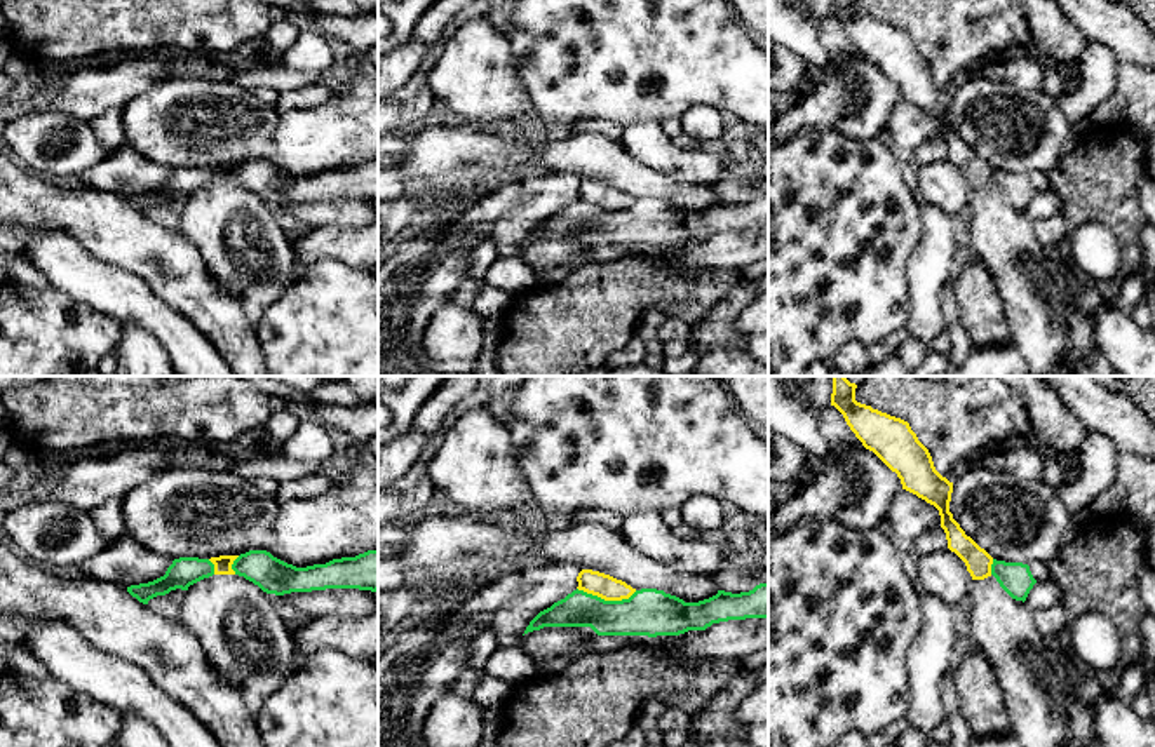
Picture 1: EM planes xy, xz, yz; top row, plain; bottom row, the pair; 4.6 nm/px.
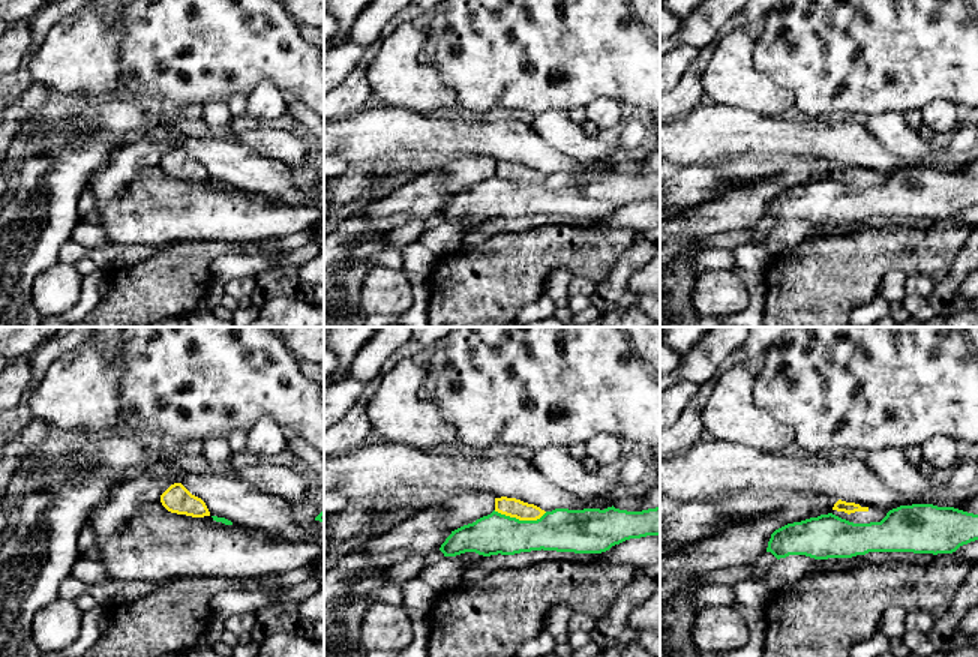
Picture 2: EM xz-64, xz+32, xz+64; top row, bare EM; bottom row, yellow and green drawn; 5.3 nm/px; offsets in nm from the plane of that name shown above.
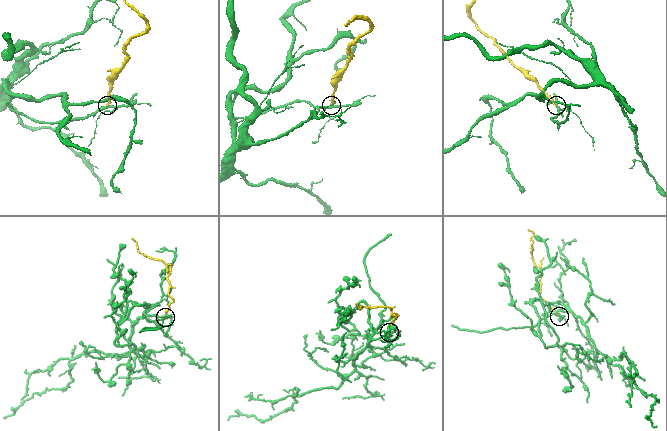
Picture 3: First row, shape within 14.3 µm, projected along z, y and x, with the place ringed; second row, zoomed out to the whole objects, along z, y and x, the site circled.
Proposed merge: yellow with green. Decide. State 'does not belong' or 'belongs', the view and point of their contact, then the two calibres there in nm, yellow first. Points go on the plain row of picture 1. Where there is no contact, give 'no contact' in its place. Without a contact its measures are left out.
does not belong; contact xz (607, 209); calibres 120 and 220 nm

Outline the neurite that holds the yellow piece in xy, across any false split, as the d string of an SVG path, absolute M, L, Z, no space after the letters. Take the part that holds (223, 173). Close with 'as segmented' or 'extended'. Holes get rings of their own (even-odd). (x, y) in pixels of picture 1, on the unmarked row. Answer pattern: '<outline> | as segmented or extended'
M237 167L209 169L214 185L188 197L179 232L199 249L211 275L240 296L253 284L289 279L296 256L289 223L232 179Z | extended

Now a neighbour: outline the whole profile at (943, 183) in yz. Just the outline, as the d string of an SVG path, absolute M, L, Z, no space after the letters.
M949 158L920 165L918 185L925 202L949 216L965 216L974 192L965 172Z

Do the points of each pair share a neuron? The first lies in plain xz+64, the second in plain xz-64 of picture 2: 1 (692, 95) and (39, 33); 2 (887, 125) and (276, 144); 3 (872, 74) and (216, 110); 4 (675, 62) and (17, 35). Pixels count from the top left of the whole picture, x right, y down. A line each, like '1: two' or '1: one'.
1: one
2: one
3: two
4: one

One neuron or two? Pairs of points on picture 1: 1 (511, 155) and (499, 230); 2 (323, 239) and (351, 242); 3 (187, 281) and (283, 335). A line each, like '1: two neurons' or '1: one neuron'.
1: two neurons
2: one neuron
3: two neurons

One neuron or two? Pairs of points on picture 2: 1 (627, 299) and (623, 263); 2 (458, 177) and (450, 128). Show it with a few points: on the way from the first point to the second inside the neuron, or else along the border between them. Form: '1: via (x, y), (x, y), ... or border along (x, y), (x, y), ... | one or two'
1: via (621, 290), (621, 272) | one
2: border along (452, 155), (486, 155), (489, 158) | two

